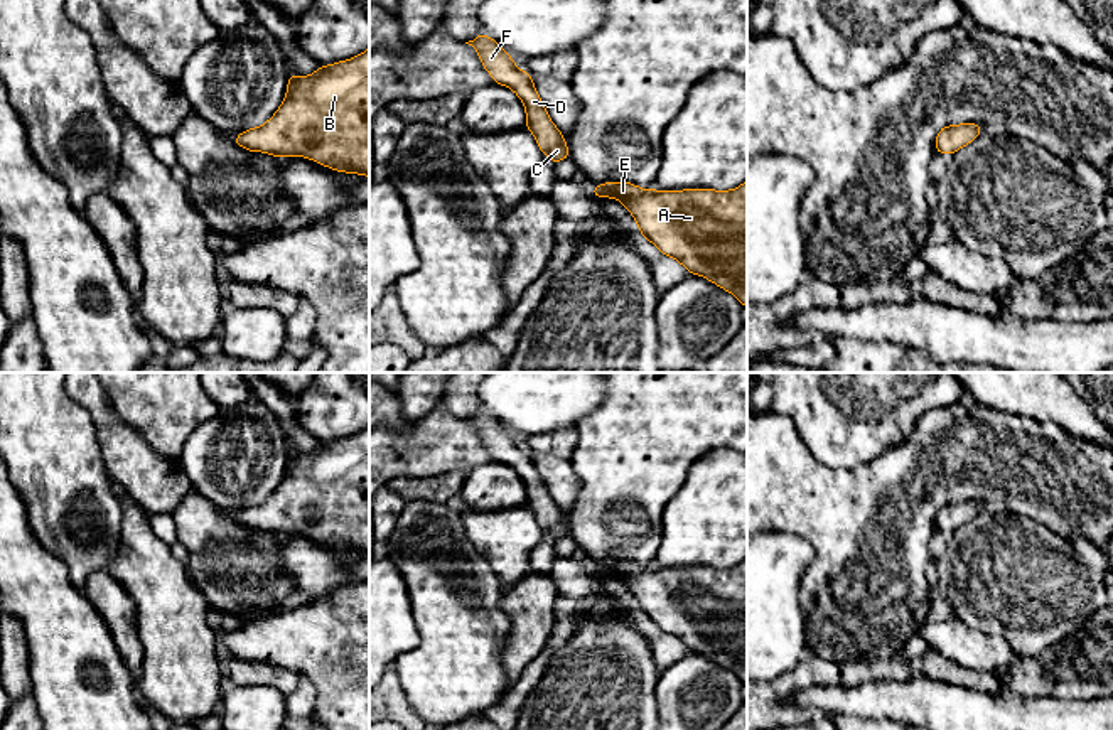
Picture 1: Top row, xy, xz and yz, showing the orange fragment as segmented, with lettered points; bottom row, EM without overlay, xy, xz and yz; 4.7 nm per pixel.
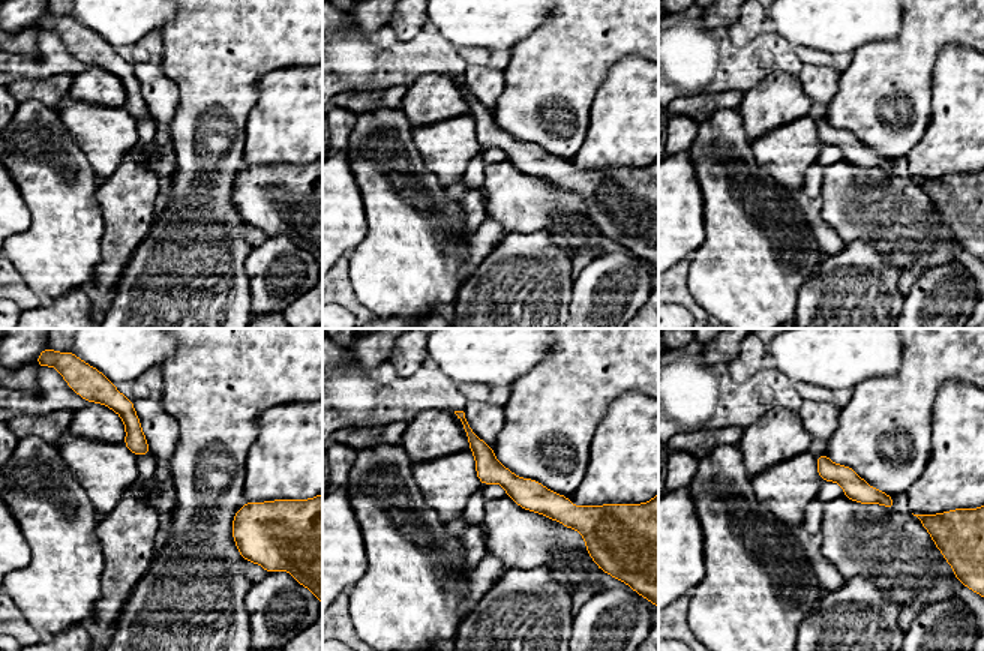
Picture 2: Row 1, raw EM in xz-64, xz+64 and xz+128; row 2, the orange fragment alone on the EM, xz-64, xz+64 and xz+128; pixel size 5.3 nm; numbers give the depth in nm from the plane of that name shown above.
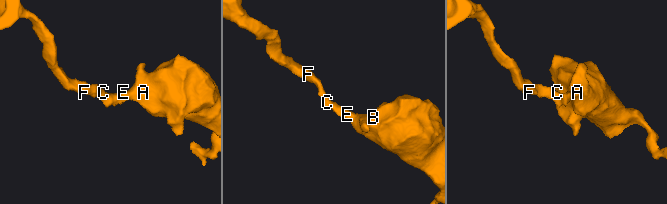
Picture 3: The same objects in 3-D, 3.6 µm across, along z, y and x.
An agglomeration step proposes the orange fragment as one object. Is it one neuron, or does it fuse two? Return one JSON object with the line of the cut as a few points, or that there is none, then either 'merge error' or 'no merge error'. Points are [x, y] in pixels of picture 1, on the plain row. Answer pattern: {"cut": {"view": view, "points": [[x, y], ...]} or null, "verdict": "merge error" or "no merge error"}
{"cut": null, "verdict": "no merge error"}

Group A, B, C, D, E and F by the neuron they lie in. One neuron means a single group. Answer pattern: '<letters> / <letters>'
A B C D E F

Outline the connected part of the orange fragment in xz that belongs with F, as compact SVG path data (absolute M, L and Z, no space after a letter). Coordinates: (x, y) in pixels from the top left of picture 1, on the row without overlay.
M479 411L465 420L477 427L484 447L492 454L492 460L511 465L526 486L526 506L536 516L543 533L548 533L553 543L572 534L565 523L565 514L553 502L545 487L528 448L519 448L509 432L491 415Z

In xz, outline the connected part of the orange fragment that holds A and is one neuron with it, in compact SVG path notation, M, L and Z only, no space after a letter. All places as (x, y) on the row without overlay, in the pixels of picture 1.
M747 558L734 568L644 568L631 560L605 560L590 566L590 572L621 578L636 597L643 615L661 632L734 671L747 684Z

